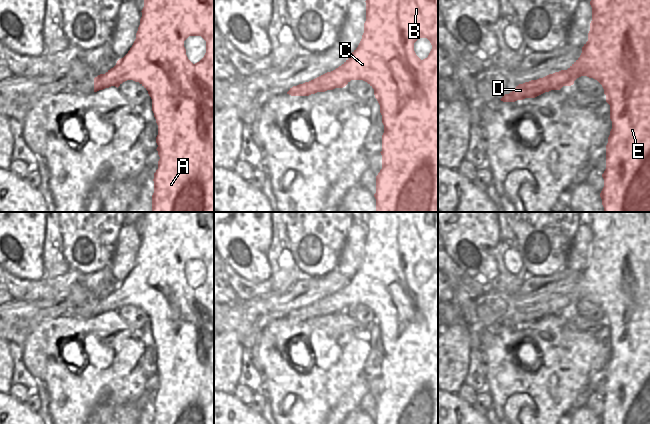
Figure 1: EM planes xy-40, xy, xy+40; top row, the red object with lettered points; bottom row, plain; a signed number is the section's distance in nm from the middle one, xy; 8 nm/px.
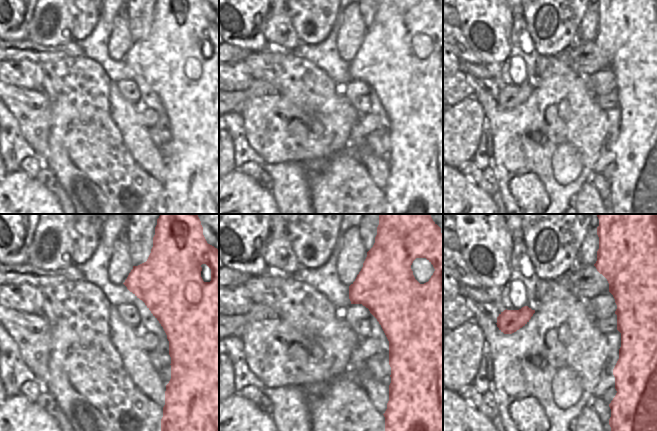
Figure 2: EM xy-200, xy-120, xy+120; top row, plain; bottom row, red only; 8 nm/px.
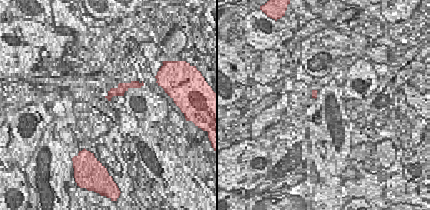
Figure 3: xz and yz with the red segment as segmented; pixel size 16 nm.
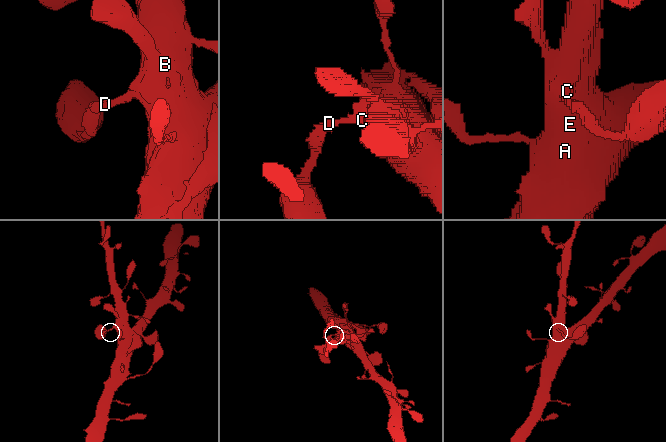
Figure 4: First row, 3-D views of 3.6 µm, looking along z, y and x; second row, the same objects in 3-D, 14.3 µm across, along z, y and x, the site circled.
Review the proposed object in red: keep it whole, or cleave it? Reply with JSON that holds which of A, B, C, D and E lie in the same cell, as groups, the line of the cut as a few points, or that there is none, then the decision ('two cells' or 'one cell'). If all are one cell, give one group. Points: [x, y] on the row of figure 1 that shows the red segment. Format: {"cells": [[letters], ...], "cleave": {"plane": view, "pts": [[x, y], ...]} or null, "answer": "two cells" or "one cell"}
{"cells": [["A", "B", "C", "D", "E"]], "cleave": null, "answer": "one cell"}

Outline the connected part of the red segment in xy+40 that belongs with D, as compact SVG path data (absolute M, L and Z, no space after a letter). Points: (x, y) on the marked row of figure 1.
M591 0L590 5L592 7L592 21L590 23L588 41L582 47L580 57L567 70L561 70L537 80L519 84L500 100L503 102L515 102L525 98L535 98L545 92L560 90L563 86L571 86L581 76L597 80L604 89L606 102L610 105L610 119L612 121L612 129L606 145L606 169L602 174L604 187L600 193L604 212L650 212L650 0Z

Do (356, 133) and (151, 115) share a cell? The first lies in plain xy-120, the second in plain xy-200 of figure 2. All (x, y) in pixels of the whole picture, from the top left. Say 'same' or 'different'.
same

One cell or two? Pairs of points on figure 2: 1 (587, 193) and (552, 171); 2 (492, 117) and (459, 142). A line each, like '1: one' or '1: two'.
1: two
2: two

